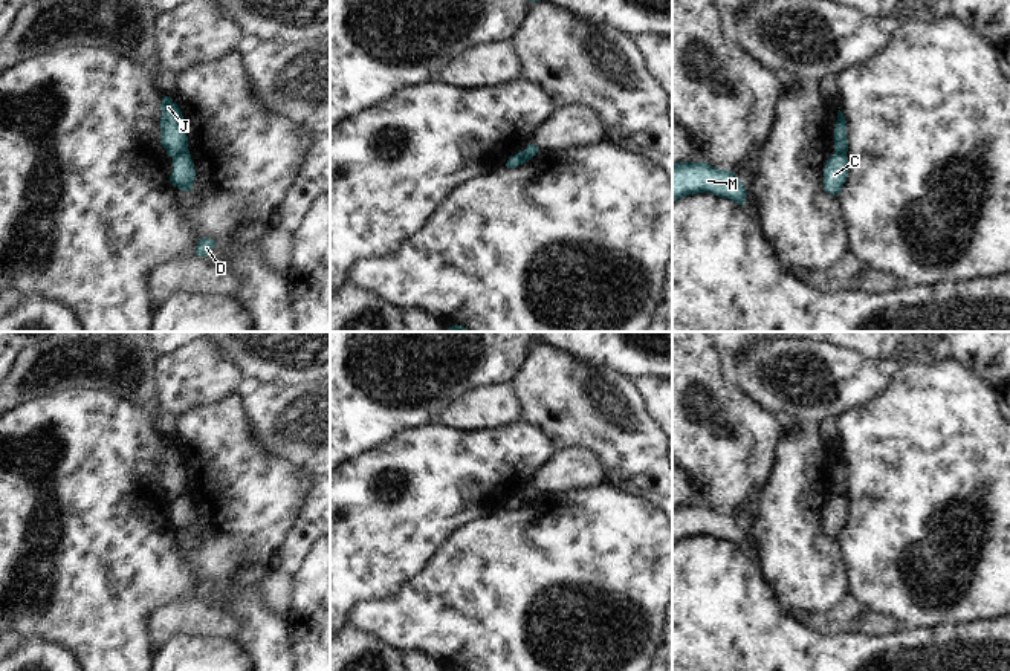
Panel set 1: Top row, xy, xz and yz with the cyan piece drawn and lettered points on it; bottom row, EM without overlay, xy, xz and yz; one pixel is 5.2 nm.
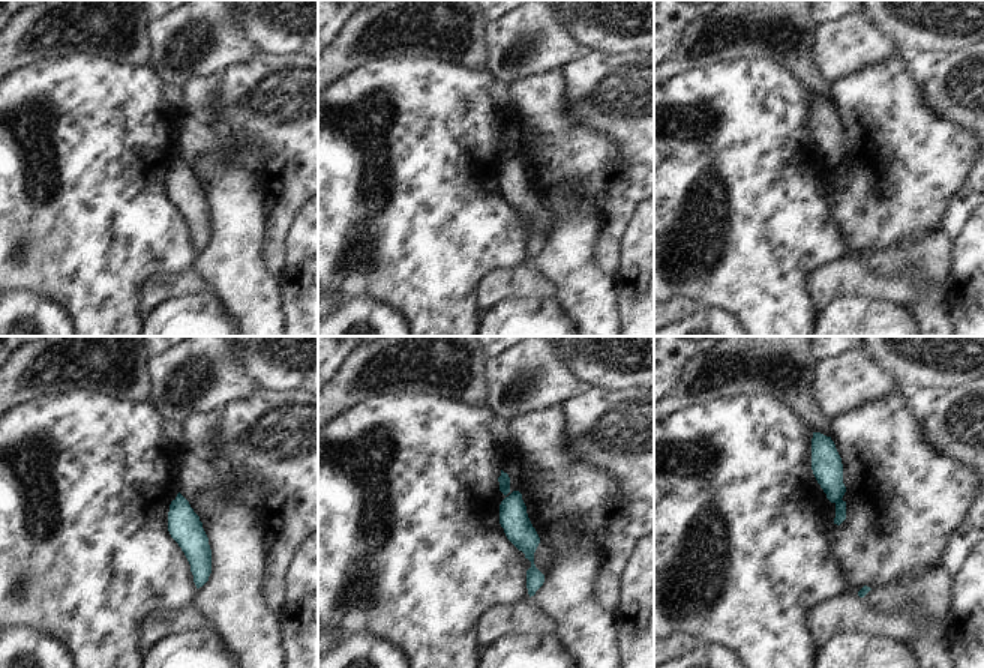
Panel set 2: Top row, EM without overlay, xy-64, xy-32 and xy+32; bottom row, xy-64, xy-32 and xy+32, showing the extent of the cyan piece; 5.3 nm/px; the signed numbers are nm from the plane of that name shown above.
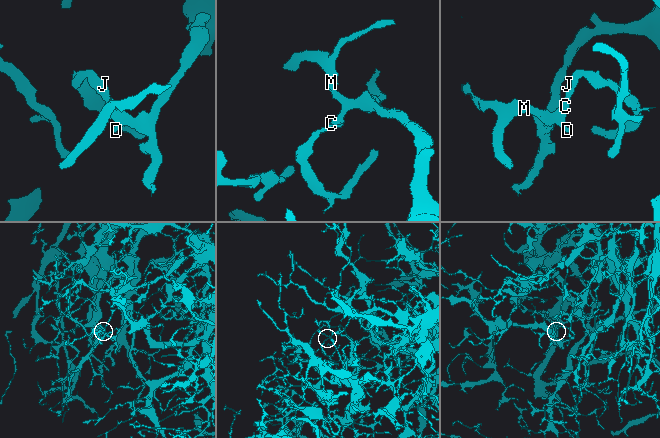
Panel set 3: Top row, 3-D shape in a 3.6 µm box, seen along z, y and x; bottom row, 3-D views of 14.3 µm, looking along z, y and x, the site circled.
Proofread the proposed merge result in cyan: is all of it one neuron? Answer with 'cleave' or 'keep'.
cleave

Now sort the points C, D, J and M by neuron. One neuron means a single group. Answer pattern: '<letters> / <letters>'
C D M / J

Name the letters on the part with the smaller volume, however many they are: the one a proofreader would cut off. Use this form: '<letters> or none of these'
J

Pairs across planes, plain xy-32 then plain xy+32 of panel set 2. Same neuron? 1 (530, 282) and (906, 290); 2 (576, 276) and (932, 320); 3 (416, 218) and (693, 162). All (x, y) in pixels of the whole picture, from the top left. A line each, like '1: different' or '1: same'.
1: same
2: same
3: same

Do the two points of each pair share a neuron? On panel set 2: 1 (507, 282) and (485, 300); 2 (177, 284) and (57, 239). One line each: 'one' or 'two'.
1: one
2: two

